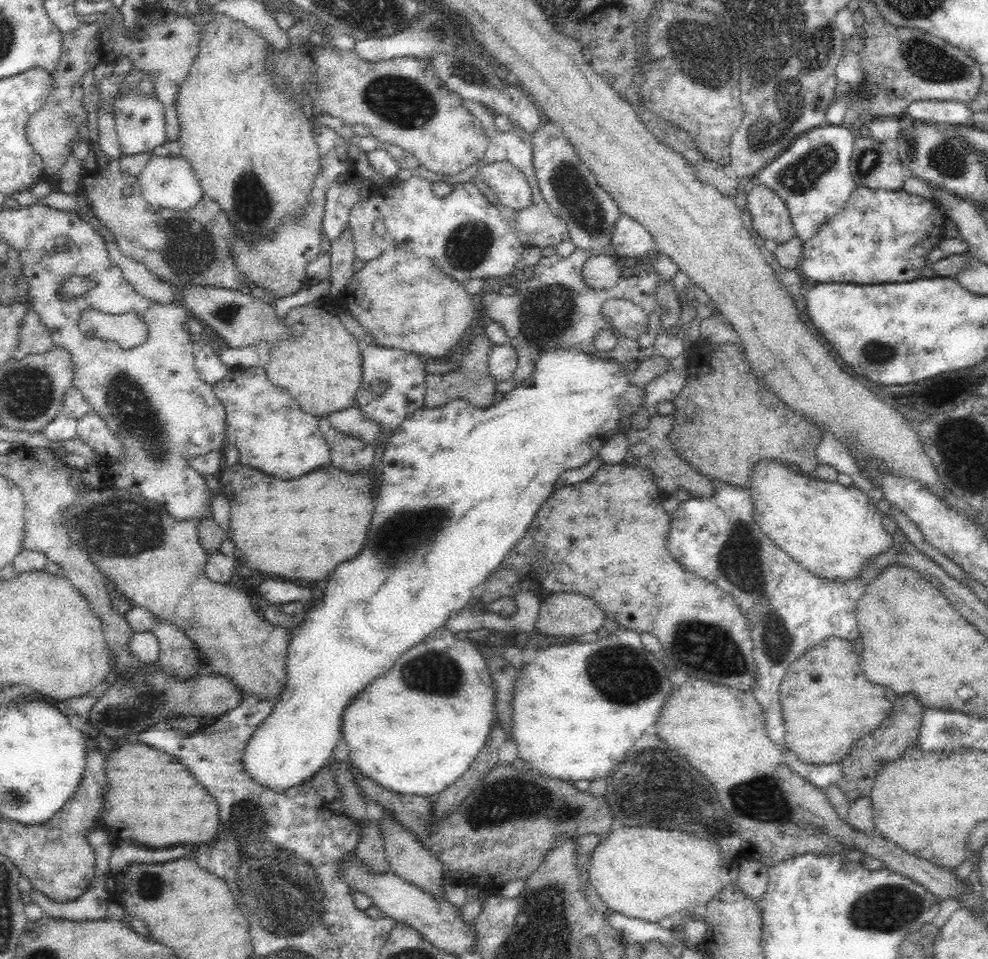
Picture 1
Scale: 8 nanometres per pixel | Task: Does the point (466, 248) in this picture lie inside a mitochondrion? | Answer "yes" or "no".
yes

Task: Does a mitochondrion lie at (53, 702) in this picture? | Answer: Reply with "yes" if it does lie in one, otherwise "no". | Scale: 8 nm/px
no

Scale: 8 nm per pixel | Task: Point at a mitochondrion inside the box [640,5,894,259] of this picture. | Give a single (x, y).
(699, 45)

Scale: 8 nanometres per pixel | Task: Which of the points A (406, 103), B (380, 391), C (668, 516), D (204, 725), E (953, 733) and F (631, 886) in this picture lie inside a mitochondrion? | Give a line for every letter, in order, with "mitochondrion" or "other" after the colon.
A: mitochondrion
B: mitochondrion
C: other
D: other
E: mitochondrion
F: other

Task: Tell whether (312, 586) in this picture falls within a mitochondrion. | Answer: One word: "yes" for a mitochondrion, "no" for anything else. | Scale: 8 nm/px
no

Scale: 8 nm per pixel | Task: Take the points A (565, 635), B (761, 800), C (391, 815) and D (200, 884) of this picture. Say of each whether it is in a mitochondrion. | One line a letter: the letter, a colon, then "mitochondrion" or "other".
A: other
B: mitochondrion
C: other
D: other

